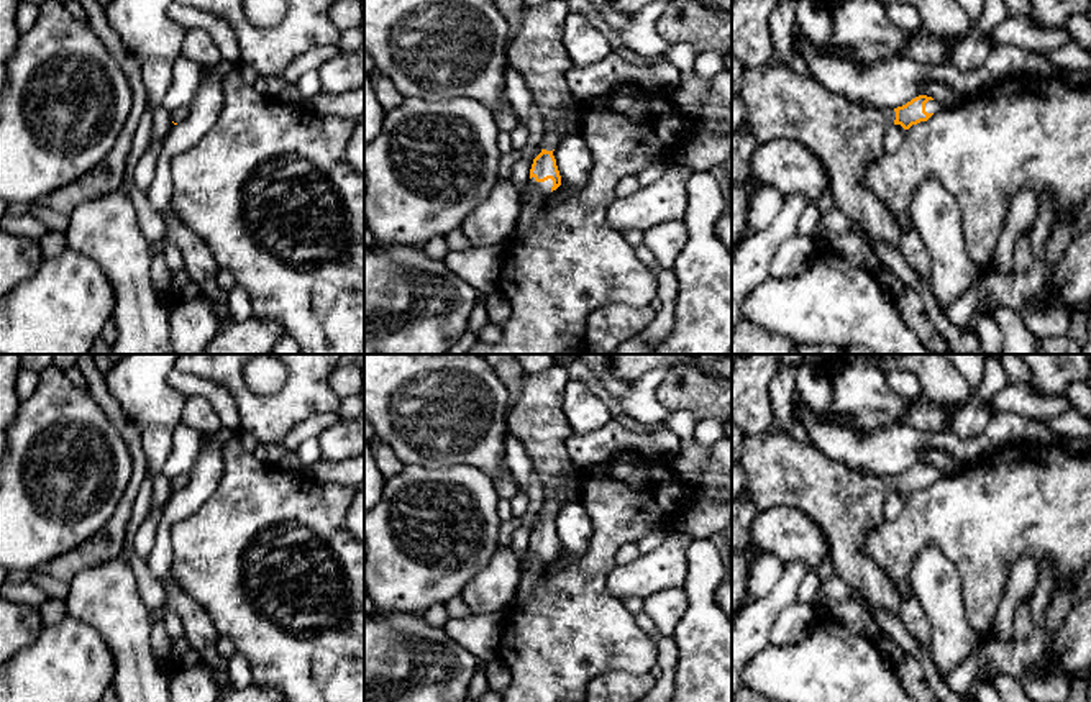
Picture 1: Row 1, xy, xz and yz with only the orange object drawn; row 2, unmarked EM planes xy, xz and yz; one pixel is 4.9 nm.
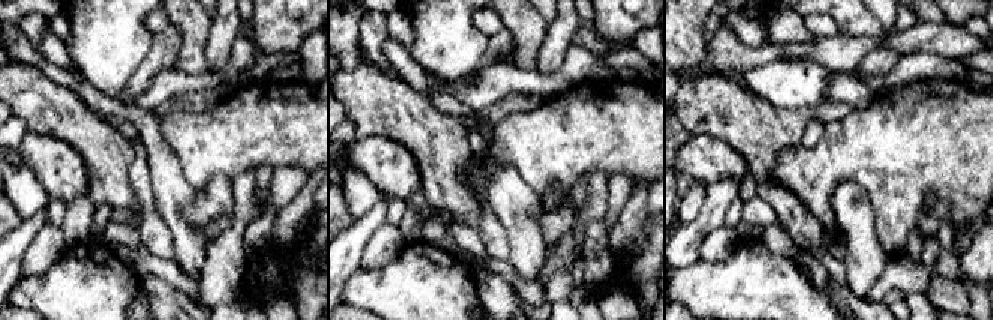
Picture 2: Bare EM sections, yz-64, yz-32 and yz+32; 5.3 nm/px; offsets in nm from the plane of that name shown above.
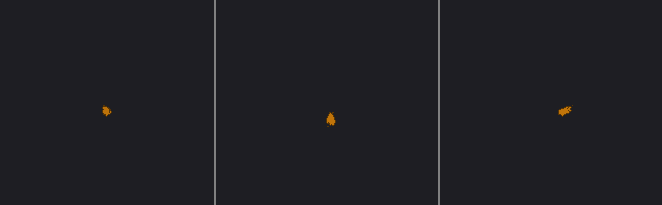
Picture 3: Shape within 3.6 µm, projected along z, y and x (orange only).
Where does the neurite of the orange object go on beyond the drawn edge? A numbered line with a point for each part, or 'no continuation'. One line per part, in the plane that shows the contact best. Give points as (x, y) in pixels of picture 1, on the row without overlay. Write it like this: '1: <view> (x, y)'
1: xz (540, 556)
2: yz (780, 469)

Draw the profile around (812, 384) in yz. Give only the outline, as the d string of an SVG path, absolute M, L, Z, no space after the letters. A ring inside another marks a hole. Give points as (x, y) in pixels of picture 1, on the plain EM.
M804 362L794 379L794 389L801 399L819 413L832 405L833 389L820 366Z

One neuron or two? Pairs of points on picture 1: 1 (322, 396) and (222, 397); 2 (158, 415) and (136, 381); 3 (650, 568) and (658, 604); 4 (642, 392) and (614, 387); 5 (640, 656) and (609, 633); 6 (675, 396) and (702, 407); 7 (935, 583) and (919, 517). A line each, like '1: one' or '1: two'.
1: two
2: one
3: two
4: two
5: one
6: one
7: two

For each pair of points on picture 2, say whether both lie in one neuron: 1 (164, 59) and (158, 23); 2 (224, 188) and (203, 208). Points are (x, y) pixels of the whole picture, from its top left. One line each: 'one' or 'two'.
1: two
2: one

